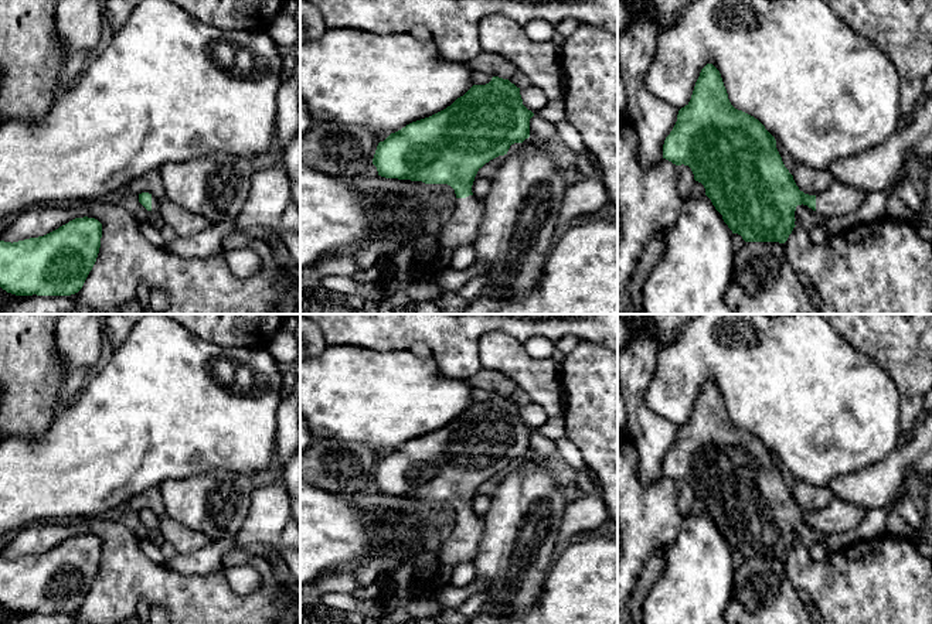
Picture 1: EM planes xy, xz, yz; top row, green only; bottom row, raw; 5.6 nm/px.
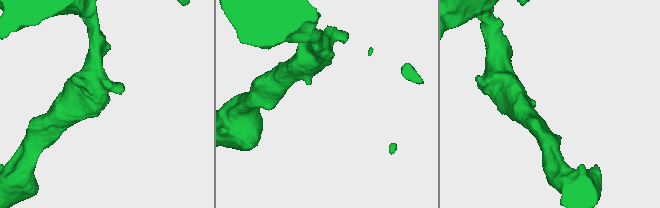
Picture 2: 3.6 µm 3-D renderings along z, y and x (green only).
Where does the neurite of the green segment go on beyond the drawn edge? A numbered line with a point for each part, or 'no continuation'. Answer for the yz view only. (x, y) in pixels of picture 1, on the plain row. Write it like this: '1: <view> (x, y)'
1: yz (839, 517)

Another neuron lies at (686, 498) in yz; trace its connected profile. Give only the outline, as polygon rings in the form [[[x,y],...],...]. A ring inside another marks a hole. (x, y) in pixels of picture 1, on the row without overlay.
[[[676,483],[678,490],[678,509],[683,515],[683,518],[688,516],[691,514],[691,507],[694,504],[694,491],[688,483]]]

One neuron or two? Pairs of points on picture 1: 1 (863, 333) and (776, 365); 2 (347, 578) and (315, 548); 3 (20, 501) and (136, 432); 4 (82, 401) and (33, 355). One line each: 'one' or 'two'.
1: two
2: two
3: one
4: two

